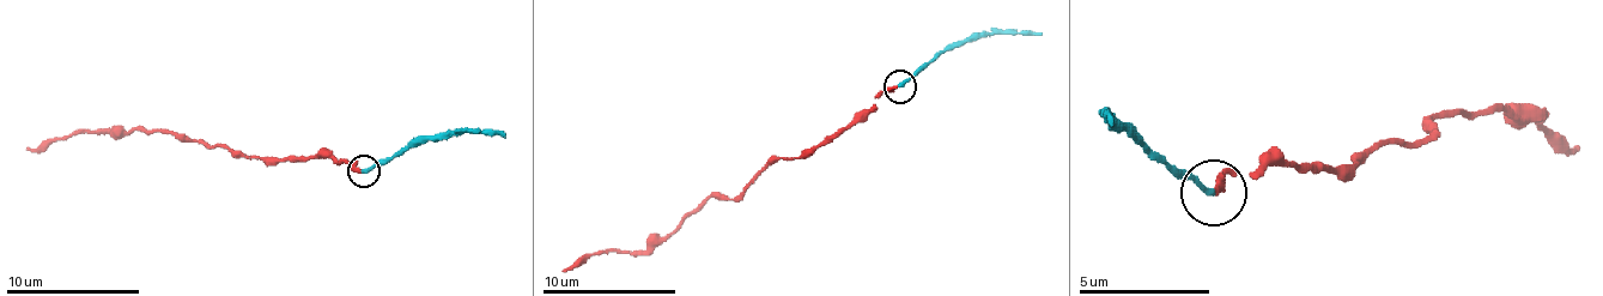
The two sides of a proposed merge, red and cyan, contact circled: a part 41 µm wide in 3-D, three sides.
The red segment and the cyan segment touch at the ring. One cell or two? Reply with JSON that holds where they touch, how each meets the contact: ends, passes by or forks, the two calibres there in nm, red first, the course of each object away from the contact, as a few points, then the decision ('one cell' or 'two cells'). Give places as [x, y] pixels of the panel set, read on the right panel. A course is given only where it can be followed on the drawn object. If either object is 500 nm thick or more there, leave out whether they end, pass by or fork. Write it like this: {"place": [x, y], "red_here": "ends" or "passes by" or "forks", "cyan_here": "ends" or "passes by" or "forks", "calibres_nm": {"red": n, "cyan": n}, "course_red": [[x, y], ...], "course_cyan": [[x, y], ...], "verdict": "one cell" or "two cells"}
{"place": [1213, 192], "red_here": "ends", "cyan_here": "ends", "calibres_nm": {"red": 200, "cyan": 220}, "course_red": [[1212, 191], [1257, 164], [1356, 164], [1434, 131], [1434, 118], [1534, 112], [1579, 151]], "course_cyan": [[1212, 191], [1179, 177], [1106, 112], [1113, 125]], "verdict": "one cell"}

